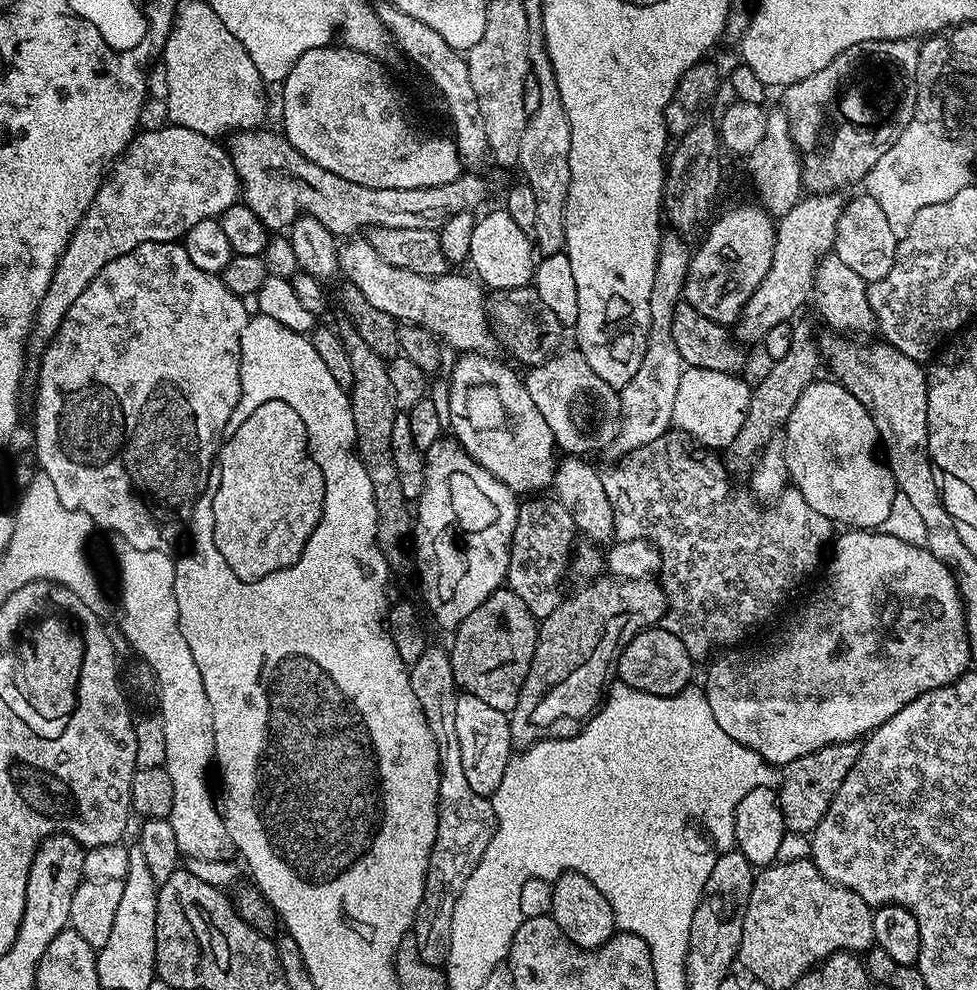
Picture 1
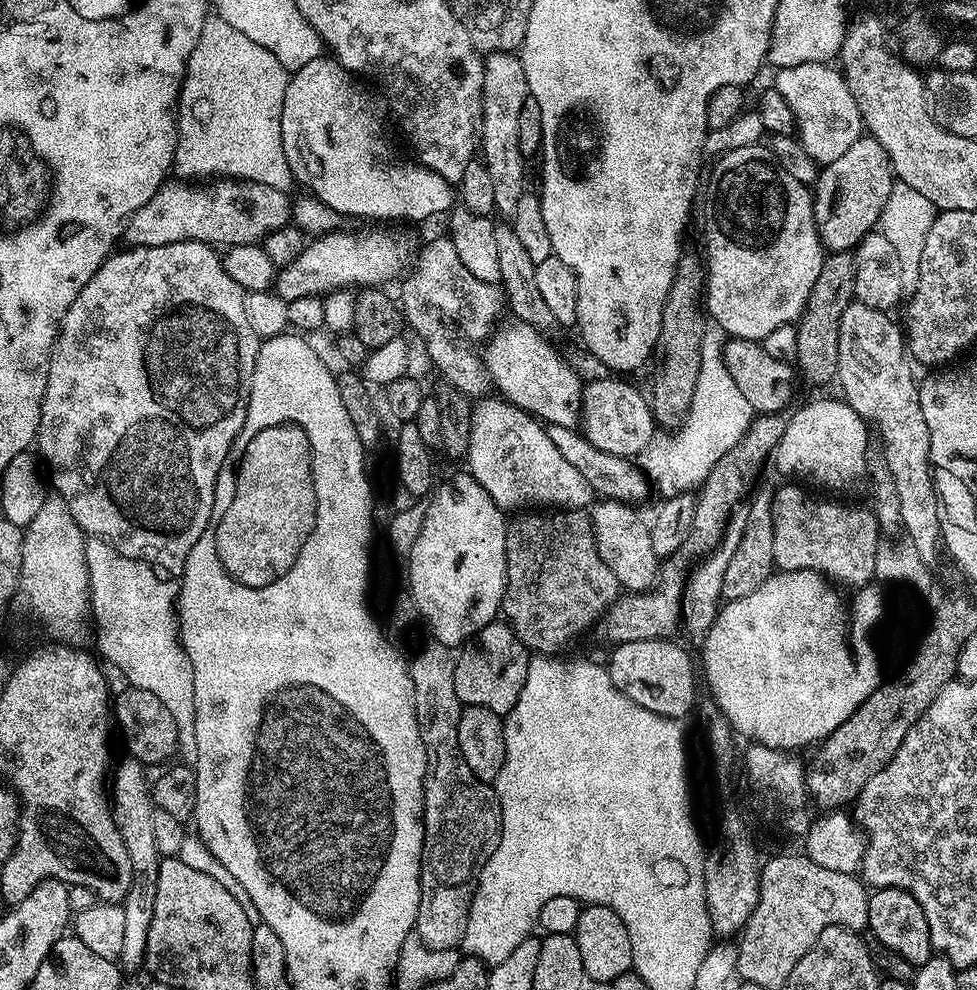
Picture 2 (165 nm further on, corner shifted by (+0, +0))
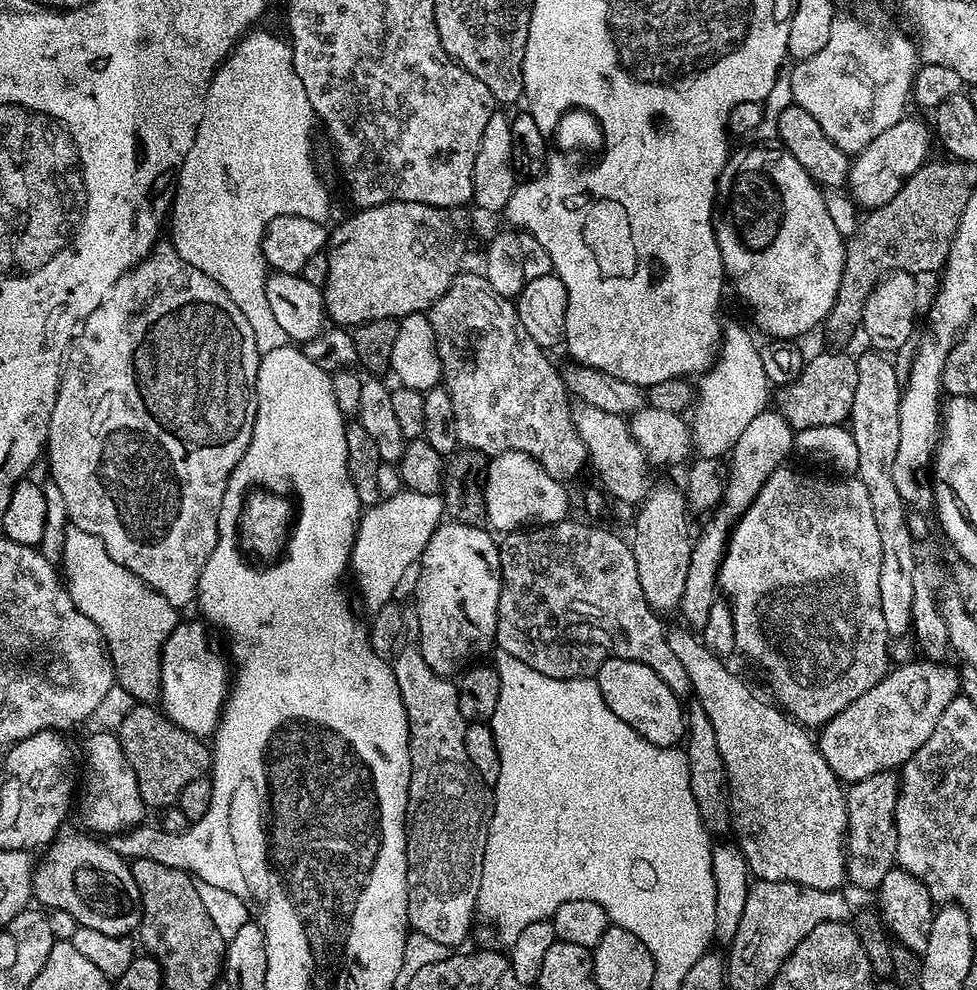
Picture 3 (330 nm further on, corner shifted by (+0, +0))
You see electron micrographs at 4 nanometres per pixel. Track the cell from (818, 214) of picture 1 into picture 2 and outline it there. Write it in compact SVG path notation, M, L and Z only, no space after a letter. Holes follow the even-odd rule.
M867 134L861 135L860 140L854 142L854 146L846 150L846 154L842 154L842 158L834 158L834 162L825 164L819 169L812 205L820 242L829 253L852 252L860 243L860 239L879 225L880 215L890 196L893 183L892 163L888 160L886 150L882 150L880 143Z

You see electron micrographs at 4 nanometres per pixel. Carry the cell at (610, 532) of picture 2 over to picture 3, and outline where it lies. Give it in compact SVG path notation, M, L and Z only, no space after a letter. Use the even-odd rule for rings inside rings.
M669 627L667 629L670 650L674 650L674 655L678 657L678 662L682 662L682 666L686 666L686 674L692 683L692 692L694 693L695 701L700 703L702 708L706 710L707 717L710 718L710 724L714 726L714 736L718 738L718 752L722 754L722 762L724 763L726 778L728 779L728 809L732 812L730 828L733 833L736 831L734 840L735 843L740 845L742 854L746 858L749 873L755 879L765 880L766 882L794 882L795 884L801 884L803 888L830 890L831 892L843 889L848 880L846 837L849 835L845 785L834 774L834 770L830 770L826 758L819 750L817 741L813 737L812 740L808 737L811 736L809 729L785 715L775 703L769 702L767 704L762 697L756 696L755 690L738 673L731 672L726 666L728 664L723 659L709 653L708 649L704 647L701 637L691 627L683 627Z

